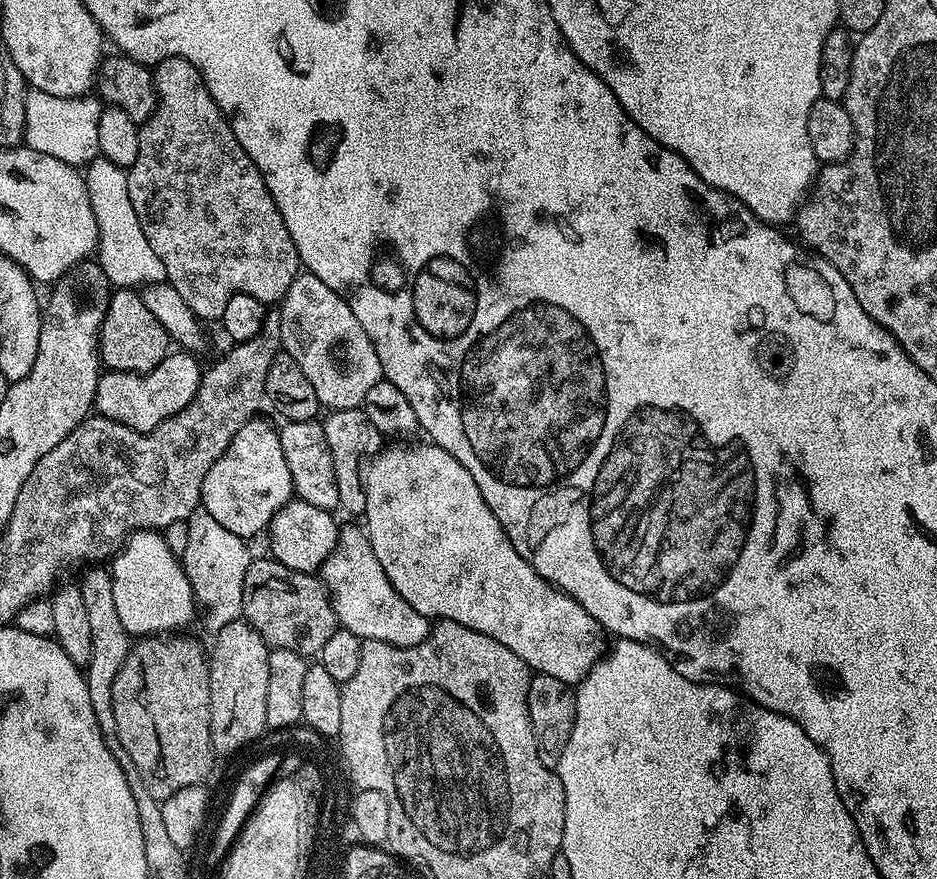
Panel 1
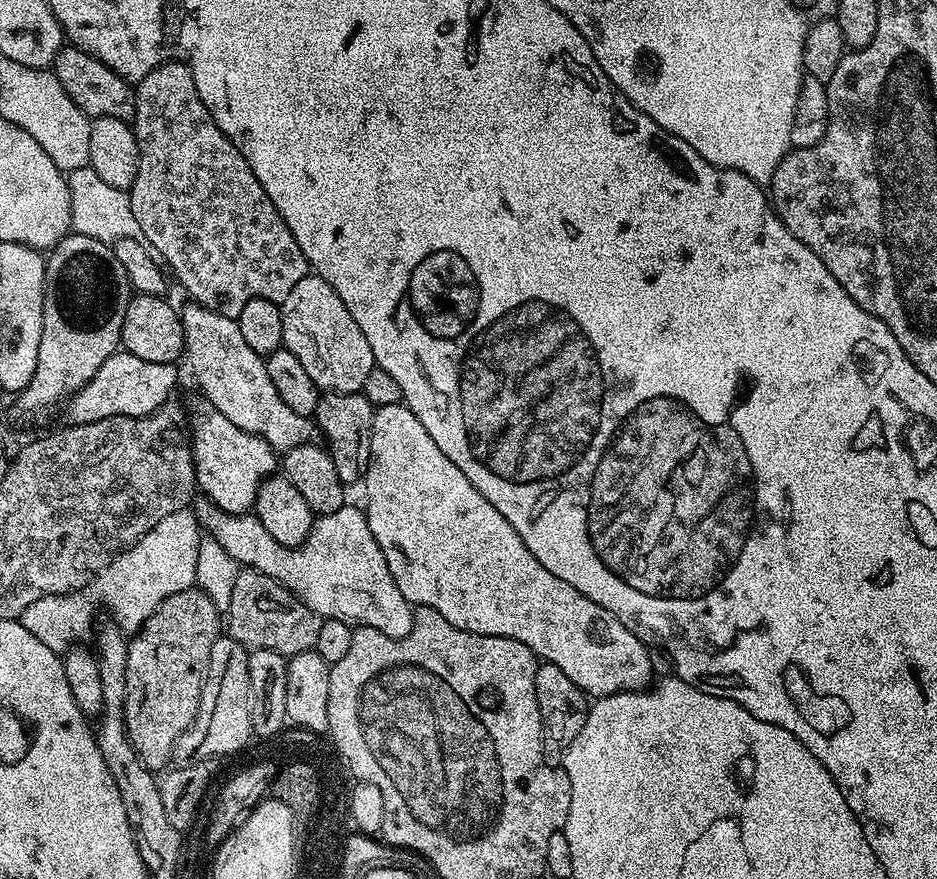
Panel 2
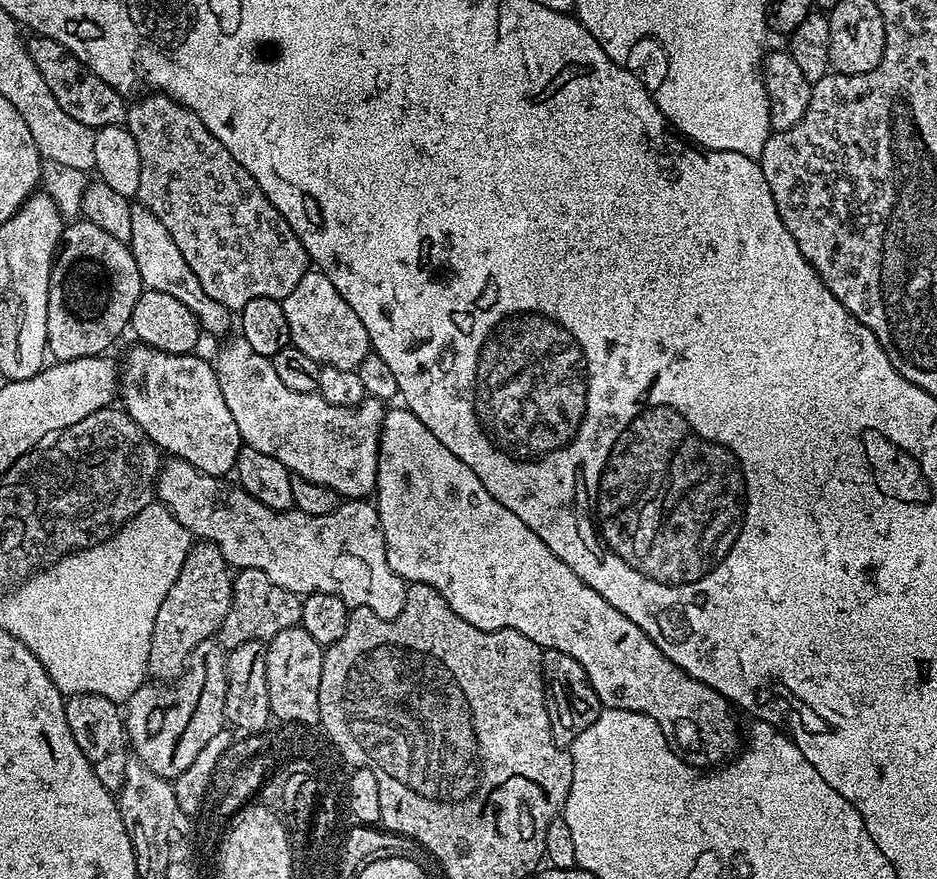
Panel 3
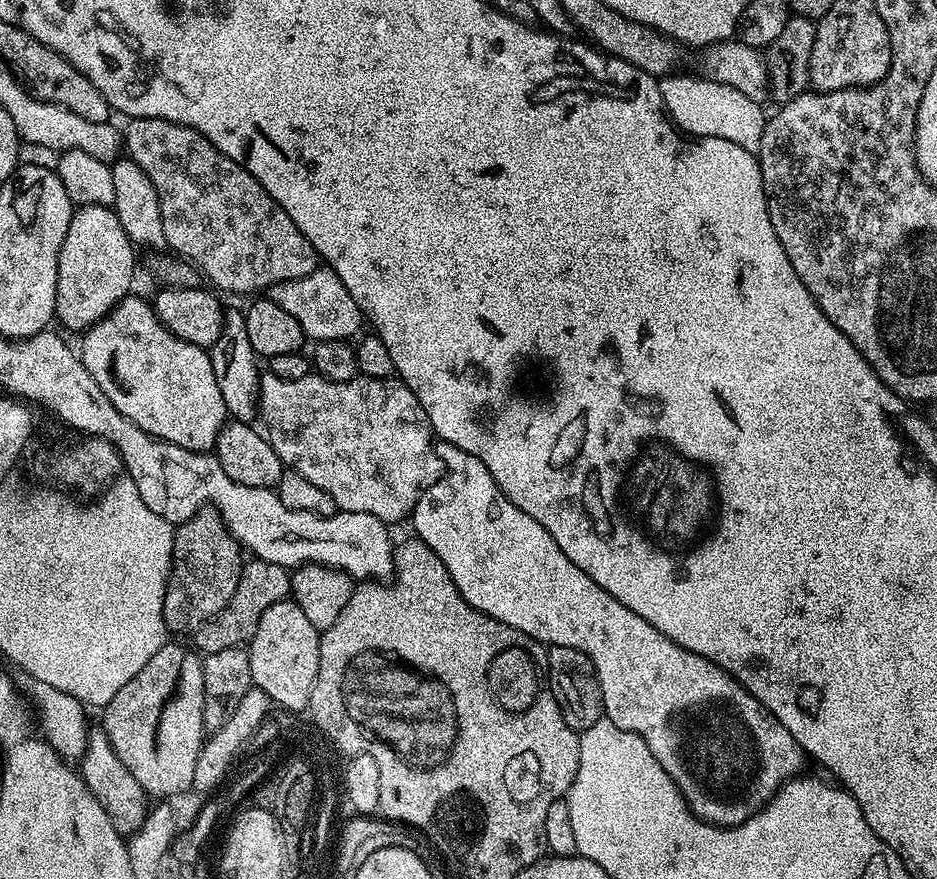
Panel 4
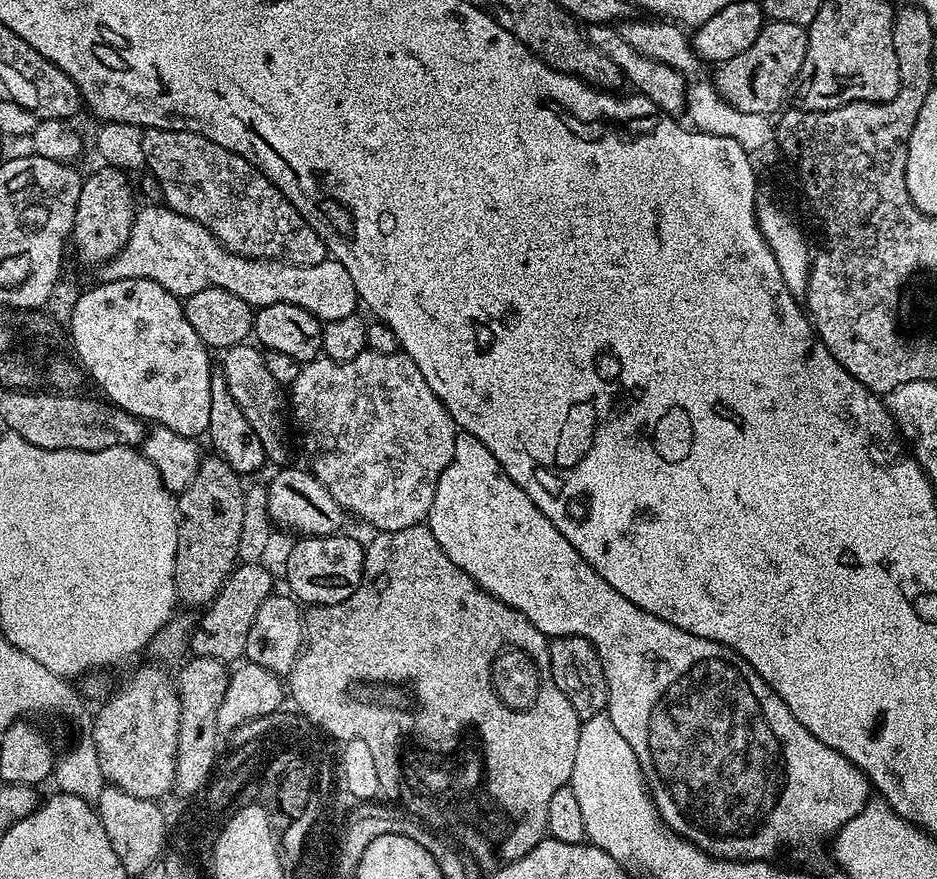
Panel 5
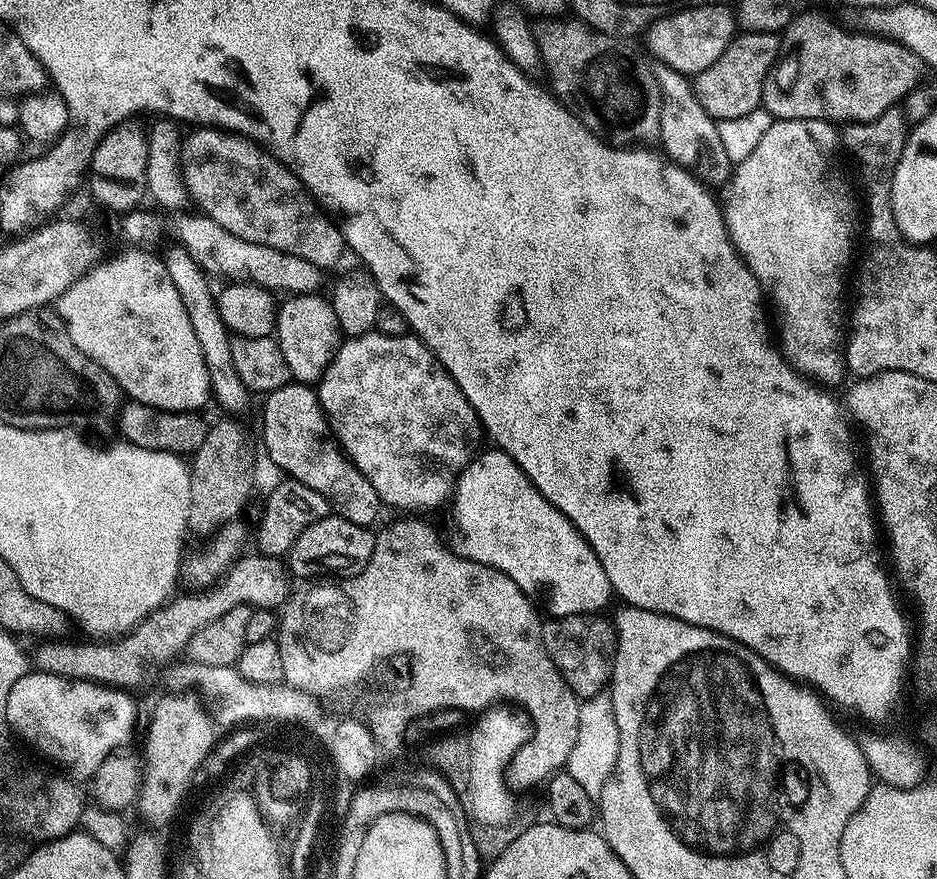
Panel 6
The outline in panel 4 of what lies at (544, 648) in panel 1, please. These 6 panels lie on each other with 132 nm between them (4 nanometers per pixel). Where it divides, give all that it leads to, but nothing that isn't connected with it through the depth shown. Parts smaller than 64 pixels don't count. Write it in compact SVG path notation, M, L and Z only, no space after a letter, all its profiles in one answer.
M440 440L435 445L435 450L438 458L444 463L445 473L443 478L434 482L434 486L430 486L426 491L420 493L418 502L412 507L410 523L412 523L413 530L416 531L413 532L415 539L426 542L426 546L430 546L430 550L434 550L434 554L438 554L438 558L442 558L442 566L446 566L450 578L454 578L454 586L458 586L462 598L466 602L470 602L470 606L474 606L474 610L478 610L498 622L506 622L506 626L514 626L514 630L522 630L522 634L530 634L530 638L534 638L539 644L545 646L557 644L582 650L582 654L586 654L590 658L596 671L596 677L602 690L604 716L610 722L614 722L616 729L630 730L644 739L650 746L650 752L658 758L662 770L666 770L666 774L670 774L670 778L676 783L680 793L684 795L688 808L698 819L726 828L746 822L755 812L759 812L788 780L803 769L800 767L806 763L806 757L798 746L798 742L794 742L790 730L786 730L786 726L782 726L778 722L778 718L774 718L774 714L770 714L770 710L766 710L766 706L762 706L762 702L758 702L758 698L751 696L732 675L719 668L714 662L678 646L670 638L666 638L666 634L662 634L662 630L654 630L654 626L650 626L650 622L646 622L646 618L634 614L634 610L626 610L626 606L622 606L622 602L618 602L618 598L606 594L606 590L602 590L602 586L598 586L598 582L594 582L594 578L590 578L590 574L586 574L586 570L578 570L578 566L574 562L570 562L570 558L566 558L566 554L562 554L562 546L558 546L558 542L554 542L550 533L542 526L538 526L538 522L534 522L534 518L530 518L530 514L526 514L526 510L518 510L518 506L514 506L514 502L510 502L506 498L506 494L502 494L502 490L498 490L498 482L494 482L490 470L486 466L482 466L482 462L478 462L478 458L474 458L474 454L466 454L466 450L458 450L458 446L445 440Z

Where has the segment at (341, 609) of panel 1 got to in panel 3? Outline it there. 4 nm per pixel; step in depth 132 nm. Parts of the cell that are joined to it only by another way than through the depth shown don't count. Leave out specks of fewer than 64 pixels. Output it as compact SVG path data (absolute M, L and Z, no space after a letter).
M168 458L163 461L159 476L156 477L155 495L159 503L168 508L174 516L191 533L201 541L218 546L222 558L233 569L257 568L270 578L270 582L290 590L298 597L306 597L315 592L334 594L348 604L349 609L365 608L374 610L378 618L393 620L402 614L406 606L408 584L386 562L386 542L378 518L375 503L363 500L345 499L330 514L311 516L305 512L289 510L275 512L270 506L262 506L246 490L229 482L227 479L210 474L202 474L190 462Z

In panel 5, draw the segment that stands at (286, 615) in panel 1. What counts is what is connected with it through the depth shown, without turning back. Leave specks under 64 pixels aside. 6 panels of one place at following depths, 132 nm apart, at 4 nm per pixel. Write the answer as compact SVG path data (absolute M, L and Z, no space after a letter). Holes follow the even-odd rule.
M237 563L228 576L216 599L207 605L200 625L192 632L192 656L214 658L225 662L236 662L243 657L246 650L246 634L250 634L250 625L258 613L258 606L274 592L272 576L264 569L263 563ZM208 612L208 613L207 613ZM237 659L237 660L236 660ZM236 660L236 661L232 661Z

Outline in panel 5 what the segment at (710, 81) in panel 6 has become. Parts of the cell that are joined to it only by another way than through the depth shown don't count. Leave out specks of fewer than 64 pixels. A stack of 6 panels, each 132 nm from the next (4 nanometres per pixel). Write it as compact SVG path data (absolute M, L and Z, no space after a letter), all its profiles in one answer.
M767 21L762 34L754 38L754 43L747 50L742 50L742 54L734 54L734 58L715 69L716 91L726 102L743 112L762 114L766 117L779 113L789 99L798 70L802 70L807 41L807 28L794 26L794 22Z

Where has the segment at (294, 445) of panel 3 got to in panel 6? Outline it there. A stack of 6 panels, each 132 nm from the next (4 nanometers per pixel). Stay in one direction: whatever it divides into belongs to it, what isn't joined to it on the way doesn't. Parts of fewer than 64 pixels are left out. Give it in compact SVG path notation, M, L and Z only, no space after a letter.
M373 330L365 335L347 337L336 349L332 363L328 364L327 369L317 381L316 395L333 435L337 436L335 439L339 447L359 472L376 488L381 505L389 504L390 507L397 508L400 514L424 514L420 512L426 511L427 508L434 508L443 500L445 503L449 499L453 482L459 471L472 457L474 447L472 448L470 440L474 439L476 432L479 431L479 420L476 419L476 412L470 406L468 399L458 390L457 383L437 362L436 356L429 348L414 334L405 332L401 336L390 336Z

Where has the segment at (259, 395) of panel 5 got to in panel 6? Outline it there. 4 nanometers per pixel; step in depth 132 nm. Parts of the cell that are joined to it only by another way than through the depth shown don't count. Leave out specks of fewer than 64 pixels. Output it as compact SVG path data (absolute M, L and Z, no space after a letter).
M293 382L267 393L263 400L265 402L262 406L260 442L272 462L275 462L287 477L302 482L312 490L316 490L314 484L322 484L324 476L320 474L328 472L326 466L332 466L332 497L328 499L331 513L346 518L355 525L371 527L381 507L377 490L351 463L339 445L329 438L328 423L315 391L309 385Z

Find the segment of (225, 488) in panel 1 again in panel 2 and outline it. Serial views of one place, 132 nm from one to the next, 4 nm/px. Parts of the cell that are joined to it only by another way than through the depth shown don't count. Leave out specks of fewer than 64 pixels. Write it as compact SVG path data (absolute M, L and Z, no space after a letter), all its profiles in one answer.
M203 398L190 408L190 424L192 420L192 432L190 428L190 447L192 449L192 461L196 471L196 486L201 493L209 496L211 503L224 512L244 514L255 505L258 486L268 476L273 475L278 468L278 456L273 448L263 438L247 433L239 429L225 415L220 414L210 401Z

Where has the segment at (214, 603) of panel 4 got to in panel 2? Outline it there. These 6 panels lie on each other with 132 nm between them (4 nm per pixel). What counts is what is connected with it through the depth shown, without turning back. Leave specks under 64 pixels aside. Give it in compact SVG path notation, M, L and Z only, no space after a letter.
M193 586L185 592L168 596L146 618L146 622L135 633L128 644L126 690L124 691L124 721L127 734L140 760L153 772L165 769L172 757L172 748L177 738L189 728L197 716L208 669L210 649L222 632L222 612L199 587Z

